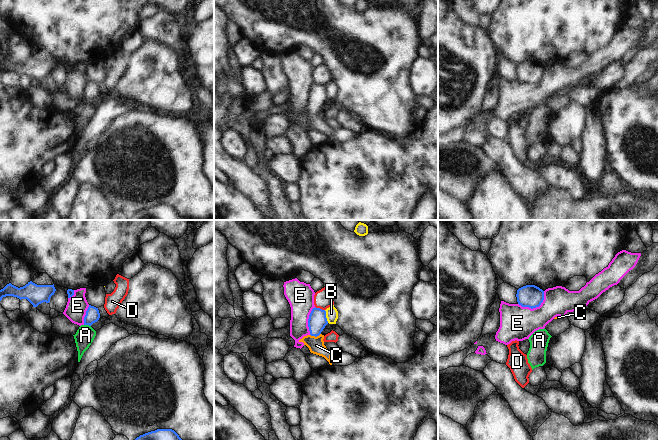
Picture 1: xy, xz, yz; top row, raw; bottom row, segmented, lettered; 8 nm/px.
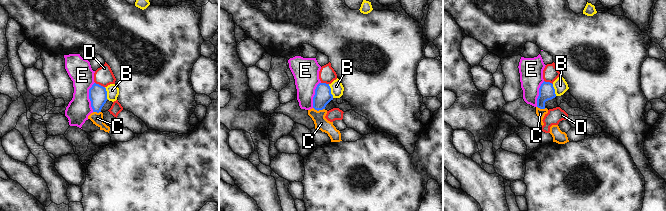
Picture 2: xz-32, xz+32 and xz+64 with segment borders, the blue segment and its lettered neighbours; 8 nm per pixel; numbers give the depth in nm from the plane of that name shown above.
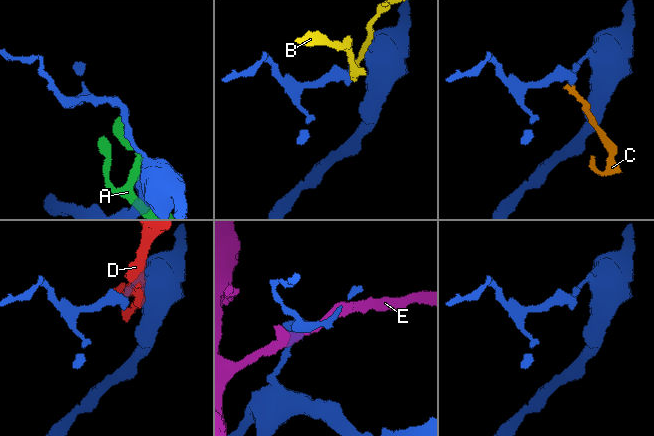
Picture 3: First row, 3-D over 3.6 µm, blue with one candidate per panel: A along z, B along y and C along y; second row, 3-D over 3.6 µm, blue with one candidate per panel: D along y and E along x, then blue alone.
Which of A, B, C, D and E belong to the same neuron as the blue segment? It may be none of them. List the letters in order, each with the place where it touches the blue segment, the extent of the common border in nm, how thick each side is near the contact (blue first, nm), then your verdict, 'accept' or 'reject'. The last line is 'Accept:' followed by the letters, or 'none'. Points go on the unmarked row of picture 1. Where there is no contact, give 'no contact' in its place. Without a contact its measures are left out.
A: xy (87, 100) | 60 nm | 110/150 nm | reject
B: xz (325, 92) | 110 nm | 150/100 nm | reject
C: xz (315, 112) | 90 nm | 150/130 nm | accept
D: xz (319, 84) | 90 nm | 150/140 nm | reject
E: yz (535, 83) | 240 nm | 180/280 nm | reject
Accept: C

